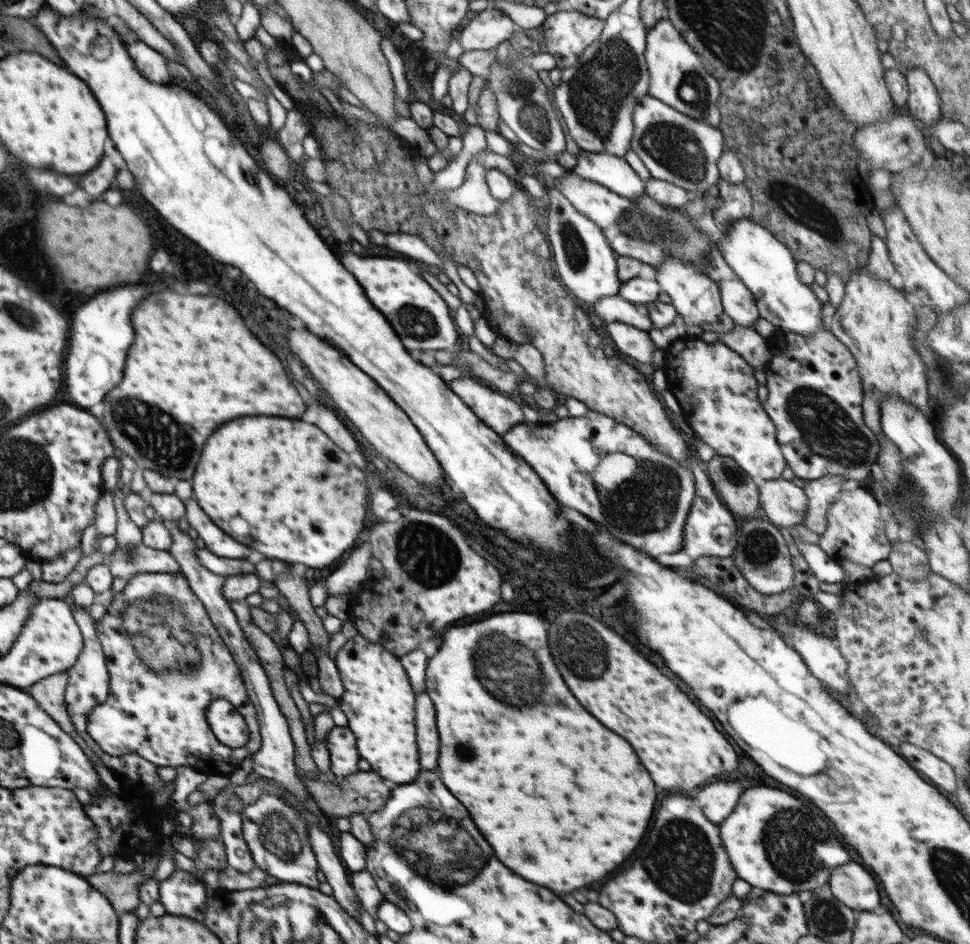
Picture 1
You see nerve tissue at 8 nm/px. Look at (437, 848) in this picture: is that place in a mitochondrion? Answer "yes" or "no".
yes

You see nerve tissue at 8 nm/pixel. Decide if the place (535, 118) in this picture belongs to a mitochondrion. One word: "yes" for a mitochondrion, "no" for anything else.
yes

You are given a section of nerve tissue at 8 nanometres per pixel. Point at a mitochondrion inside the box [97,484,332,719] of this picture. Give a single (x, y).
(156, 629)

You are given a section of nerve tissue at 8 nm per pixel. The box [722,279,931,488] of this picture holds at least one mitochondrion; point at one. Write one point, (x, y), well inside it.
(826, 431)

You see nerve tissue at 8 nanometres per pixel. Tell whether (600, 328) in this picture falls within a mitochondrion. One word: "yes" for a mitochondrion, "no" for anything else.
no

